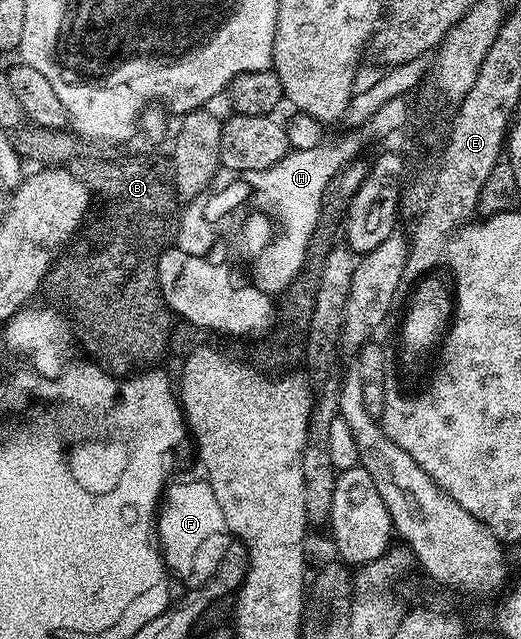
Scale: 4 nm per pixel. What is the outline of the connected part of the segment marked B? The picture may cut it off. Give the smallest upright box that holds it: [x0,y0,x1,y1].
[47,154,179,378]

